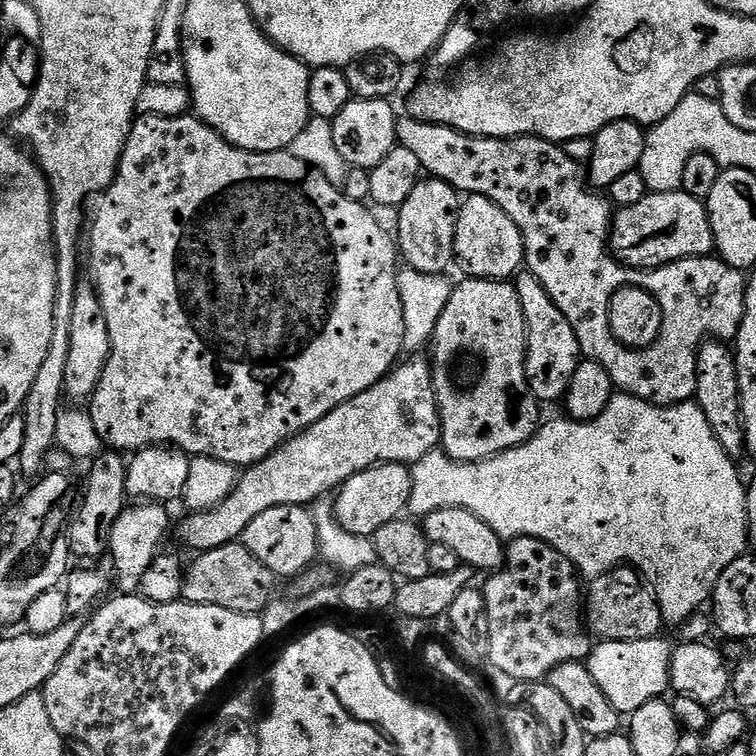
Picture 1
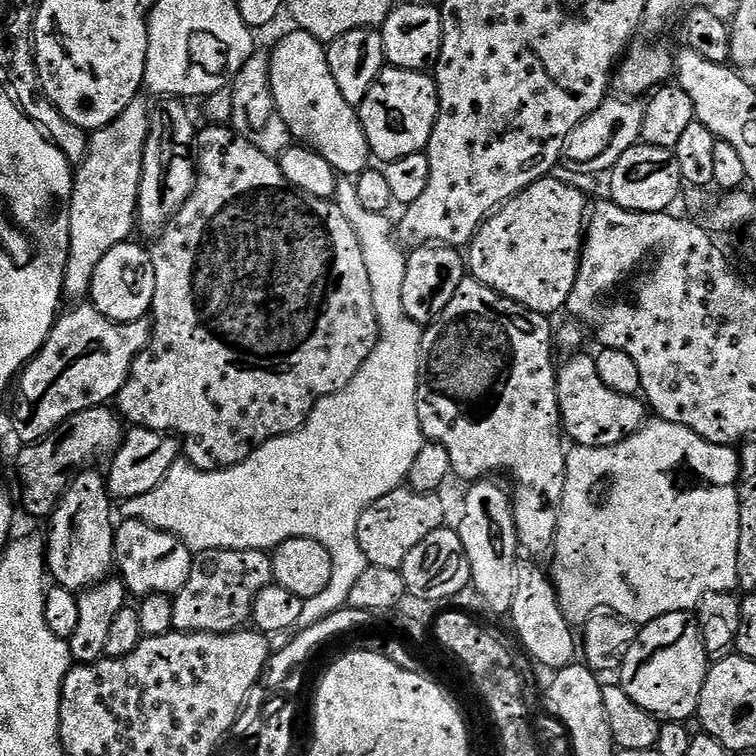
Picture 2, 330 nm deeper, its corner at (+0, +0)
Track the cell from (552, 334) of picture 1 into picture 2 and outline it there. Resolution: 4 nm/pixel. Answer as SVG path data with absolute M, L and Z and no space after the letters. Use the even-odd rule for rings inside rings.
M572 354L568 361L563 365L559 365L558 371L556 373L556 393L558 394L558 406L560 407L560 423L562 425L562 432L565 437L568 436L572 439L571 443L573 445L582 448L601 448L602 446L614 446L618 442L622 442L630 434L637 432L641 426L646 422L646 404L643 399L637 398L636 396L623 396L618 394L614 390L610 390L610 386L602 386L602 378L598 378L598 366L596 365L595 355L589 354L589 356L576 356L580 354Z

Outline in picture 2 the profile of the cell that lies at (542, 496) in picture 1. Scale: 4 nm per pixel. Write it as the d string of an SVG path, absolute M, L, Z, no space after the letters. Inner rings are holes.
M659 418L649 419L634 434L630 434L622 442L614 446L602 446L601 448L582 448L572 446L567 449L566 455L566 486L562 494L562 506L558 518L556 541L552 543L550 561L552 560L552 572L550 579L556 588L556 597L560 603L562 614L569 624L573 626L583 625L584 621L593 612L607 610L614 612L624 620L637 626L643 626L662 618L666 614L675 612L692 612L700 601L708 594L719 592L731 593L738 582L738 470L740 469L740 457L735 447L727 444L715 444L698 434L694 430L686 430L686 426L678 426L674 422L666 422ZM605 480L608 483L608 497L604 505L596 504L592 497L592 491Z

